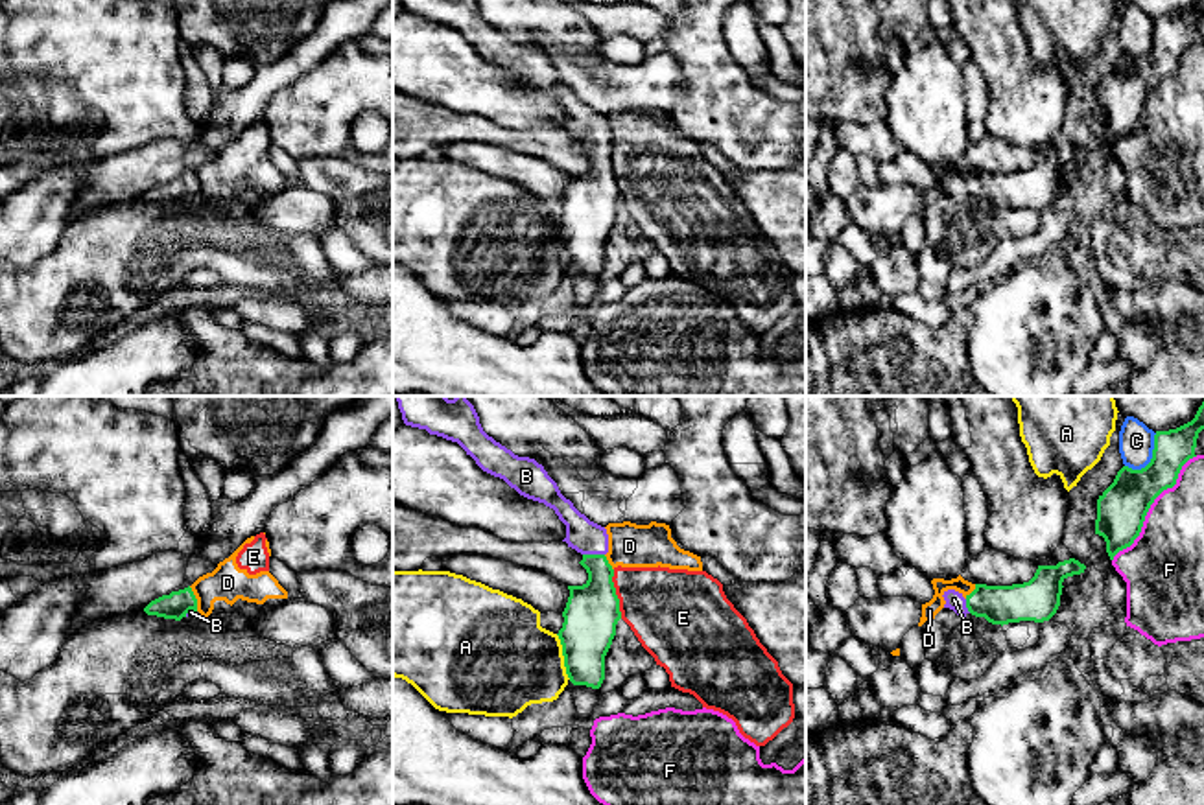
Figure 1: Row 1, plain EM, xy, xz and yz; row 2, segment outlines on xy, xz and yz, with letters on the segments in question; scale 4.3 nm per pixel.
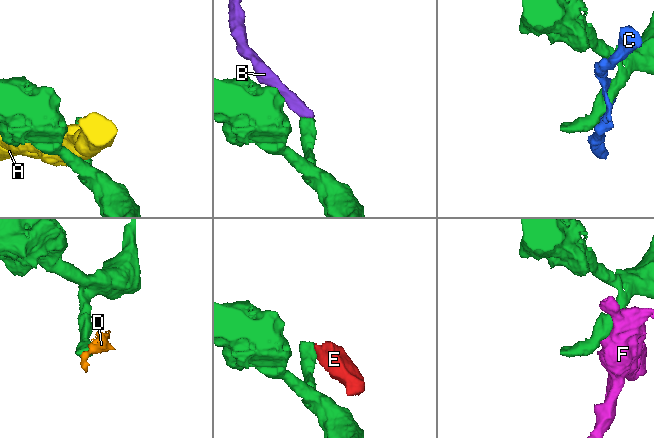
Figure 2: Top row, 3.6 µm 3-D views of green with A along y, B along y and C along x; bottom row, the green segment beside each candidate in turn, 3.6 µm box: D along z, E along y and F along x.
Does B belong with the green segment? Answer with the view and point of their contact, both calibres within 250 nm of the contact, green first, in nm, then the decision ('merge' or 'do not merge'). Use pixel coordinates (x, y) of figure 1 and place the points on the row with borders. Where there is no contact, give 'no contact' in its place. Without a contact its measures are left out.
meets green in xz at (594, 555); 240 nm thick on the green side, 150 nm on the other; merge

